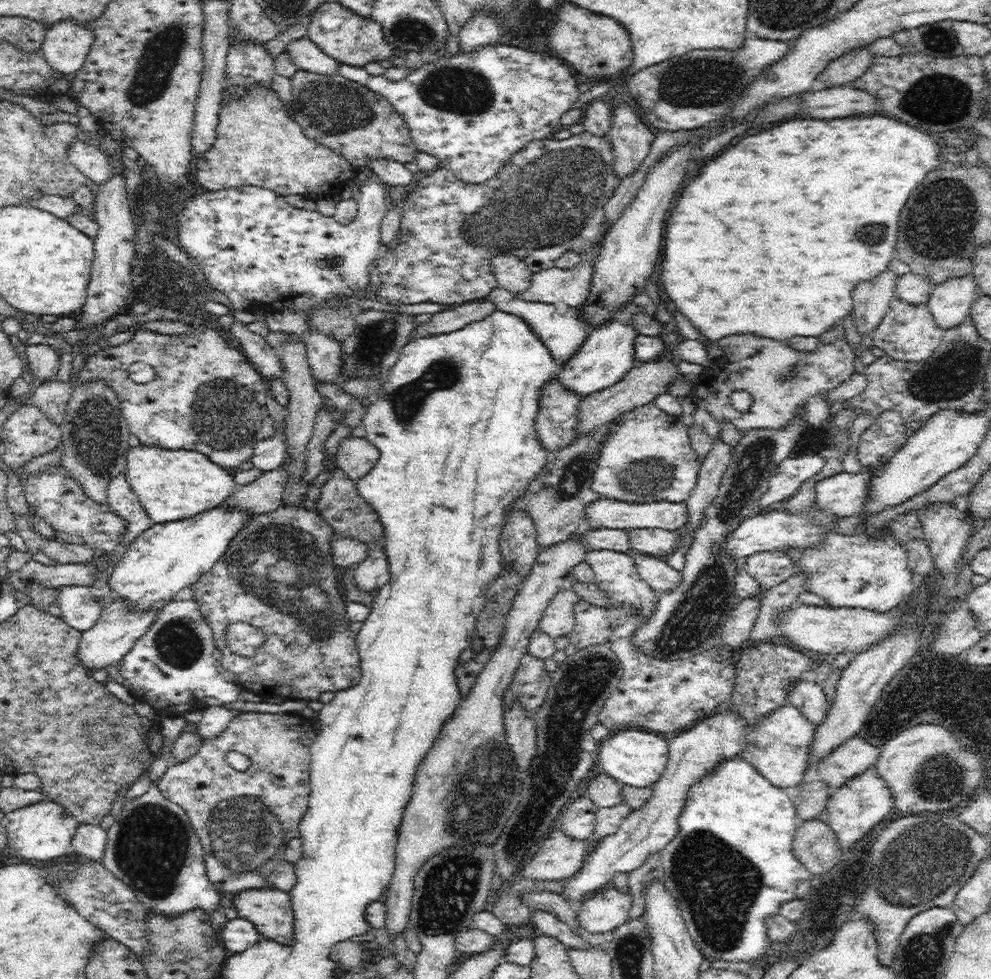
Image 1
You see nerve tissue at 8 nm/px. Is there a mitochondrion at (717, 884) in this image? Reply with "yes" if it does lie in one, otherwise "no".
yes

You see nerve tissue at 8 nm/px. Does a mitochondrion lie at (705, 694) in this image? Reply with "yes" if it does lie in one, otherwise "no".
no

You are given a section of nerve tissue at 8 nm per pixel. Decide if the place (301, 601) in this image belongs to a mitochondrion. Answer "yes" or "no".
yes

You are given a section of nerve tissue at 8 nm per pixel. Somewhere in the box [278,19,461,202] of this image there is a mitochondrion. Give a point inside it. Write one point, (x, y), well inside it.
(325, 107)

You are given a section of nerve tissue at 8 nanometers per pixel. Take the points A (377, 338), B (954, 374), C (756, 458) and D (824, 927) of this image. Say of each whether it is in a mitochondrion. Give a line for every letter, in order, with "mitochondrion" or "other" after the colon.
A: mitochondrion
B: mitochondrion
C: mitochondrion
D: other

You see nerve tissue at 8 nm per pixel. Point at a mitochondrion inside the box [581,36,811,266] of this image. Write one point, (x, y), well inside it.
(708, 81)

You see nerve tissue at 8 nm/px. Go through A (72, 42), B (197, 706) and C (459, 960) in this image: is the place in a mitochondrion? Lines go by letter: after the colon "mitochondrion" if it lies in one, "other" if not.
A: other
B: other
C: other

